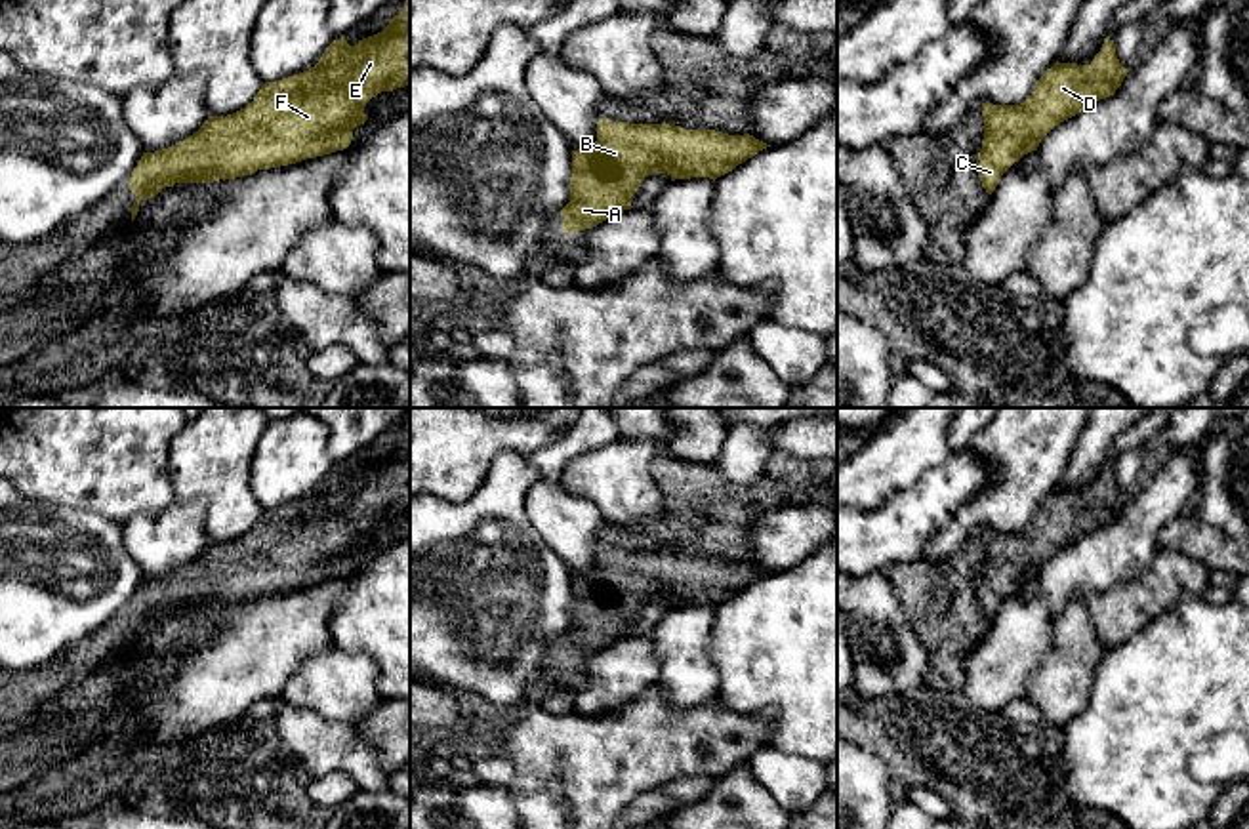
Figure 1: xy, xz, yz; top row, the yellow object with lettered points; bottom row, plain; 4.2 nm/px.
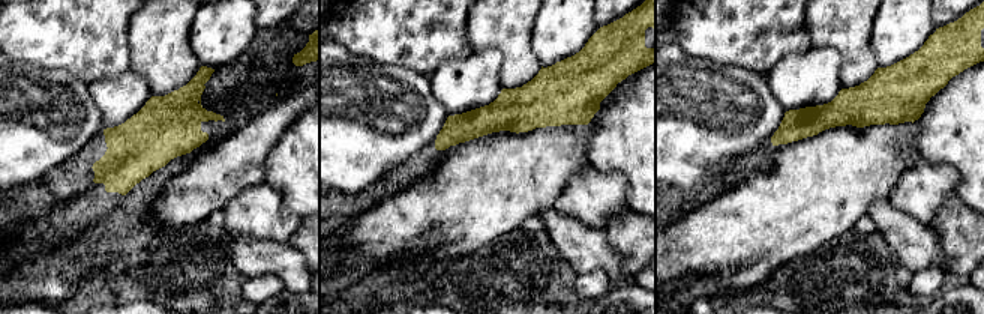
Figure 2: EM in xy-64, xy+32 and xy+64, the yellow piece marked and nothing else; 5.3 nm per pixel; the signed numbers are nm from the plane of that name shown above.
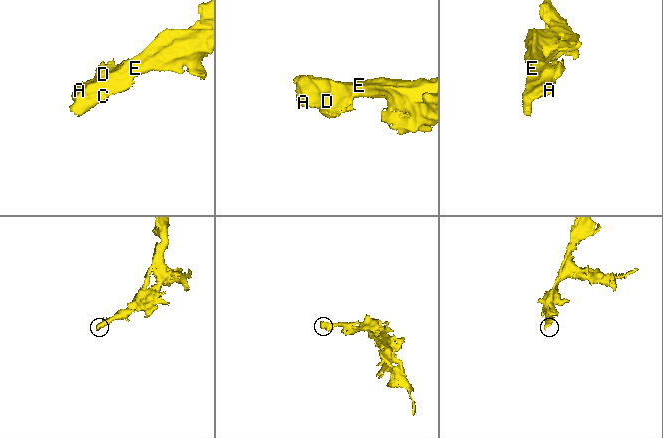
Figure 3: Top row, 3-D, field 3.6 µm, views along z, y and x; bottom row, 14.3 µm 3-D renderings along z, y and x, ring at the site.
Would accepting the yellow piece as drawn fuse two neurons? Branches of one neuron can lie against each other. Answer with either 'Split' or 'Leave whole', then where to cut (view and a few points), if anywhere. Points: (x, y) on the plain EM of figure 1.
Leave whole. No split

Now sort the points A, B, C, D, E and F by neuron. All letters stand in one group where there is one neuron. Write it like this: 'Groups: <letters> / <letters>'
Groups: A B C D E F

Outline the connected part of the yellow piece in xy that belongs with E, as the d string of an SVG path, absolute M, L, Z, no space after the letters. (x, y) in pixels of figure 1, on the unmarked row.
M410 425L381 459L362 465L355 473L349 473L345 463L334 467L309 497L278 509L265 509L244 536L227 543L208 543L200 556L187 566L162 577L143 579L128 614L137 623L132 633L132 648L139 638L139 629L156 623L164 614L244 604L257 596L343 577L351 572L353 556L368 547L366 530L381 518L408 511Z

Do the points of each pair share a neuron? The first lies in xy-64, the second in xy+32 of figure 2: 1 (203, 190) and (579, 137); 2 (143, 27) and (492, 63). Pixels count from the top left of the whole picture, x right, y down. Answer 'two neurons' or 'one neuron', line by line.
1: one neuron
2: two neurons

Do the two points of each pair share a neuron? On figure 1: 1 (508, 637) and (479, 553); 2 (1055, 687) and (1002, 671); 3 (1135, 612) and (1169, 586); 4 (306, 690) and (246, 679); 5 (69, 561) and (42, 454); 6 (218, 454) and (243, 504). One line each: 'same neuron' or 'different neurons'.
1: same neuron
2: different neurons
3: same neuron
4: different neurons
5: different neurons
6: same neuron

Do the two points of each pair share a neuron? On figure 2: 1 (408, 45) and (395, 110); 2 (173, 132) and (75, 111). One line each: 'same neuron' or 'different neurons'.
1: different neurons
2: different neurons

